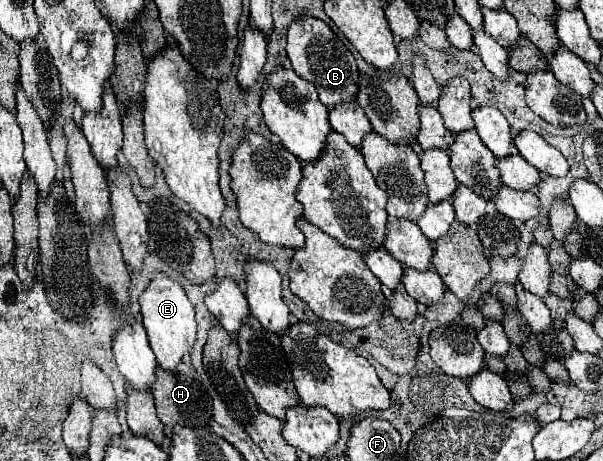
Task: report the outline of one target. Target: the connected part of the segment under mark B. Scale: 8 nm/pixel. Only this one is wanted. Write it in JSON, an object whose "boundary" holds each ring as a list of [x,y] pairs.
{"boundary":[[[301,18],[293,22],[287,30],[287,56],[291,60],[293,70],[303,78],[309,80],[317,92],[319,100],[327,108],[335,108],[343,102],[357,100],[357,86],[359,86],[359,70],[353,54],[347,46],[335,36],[335,32],[317,18]]]}

